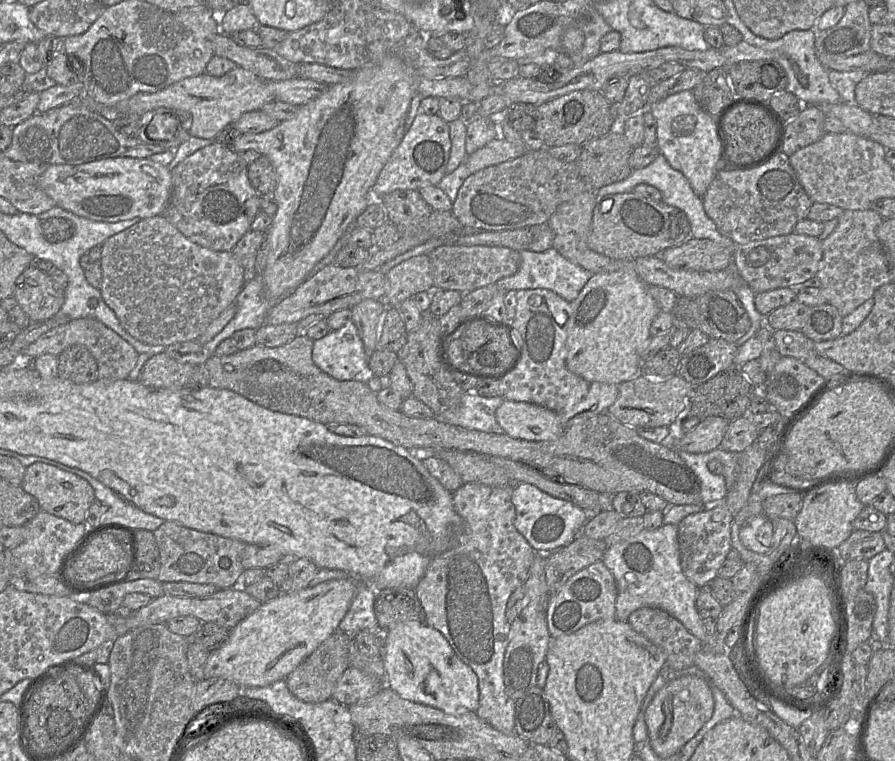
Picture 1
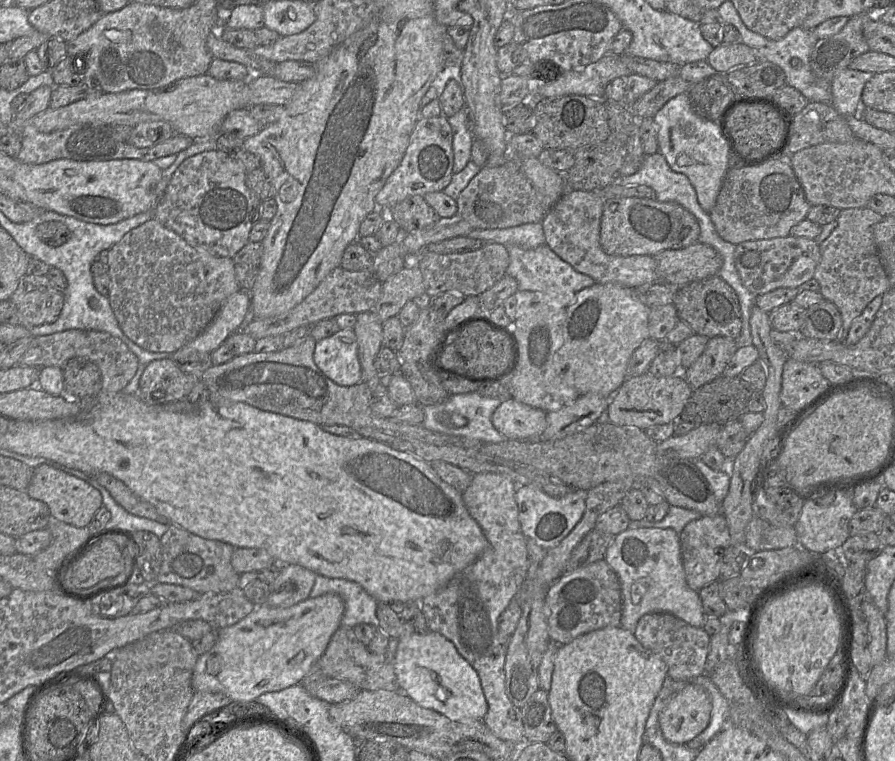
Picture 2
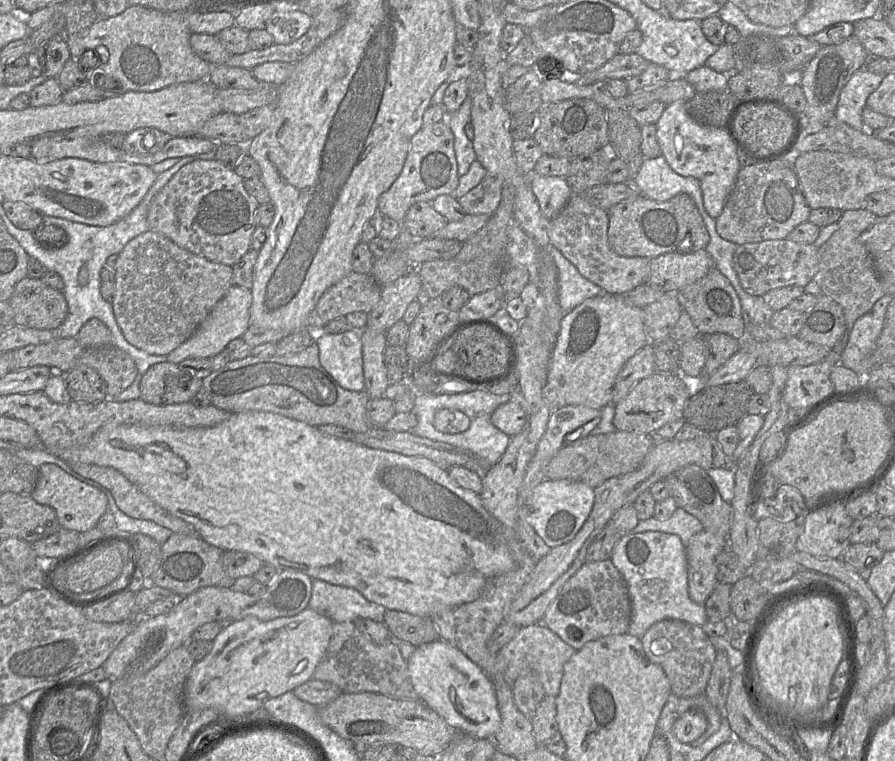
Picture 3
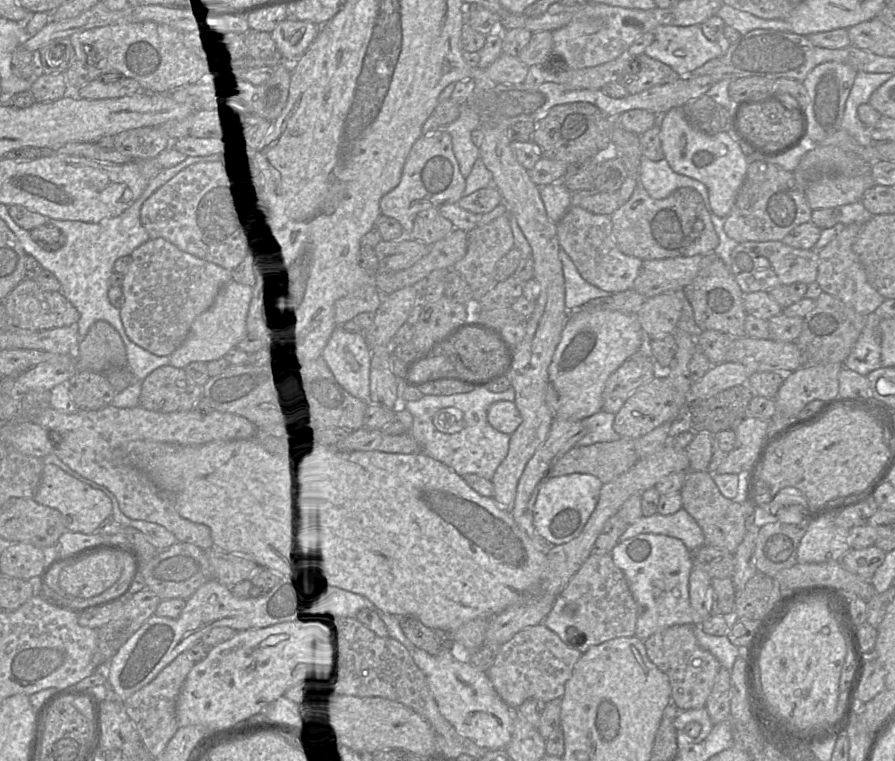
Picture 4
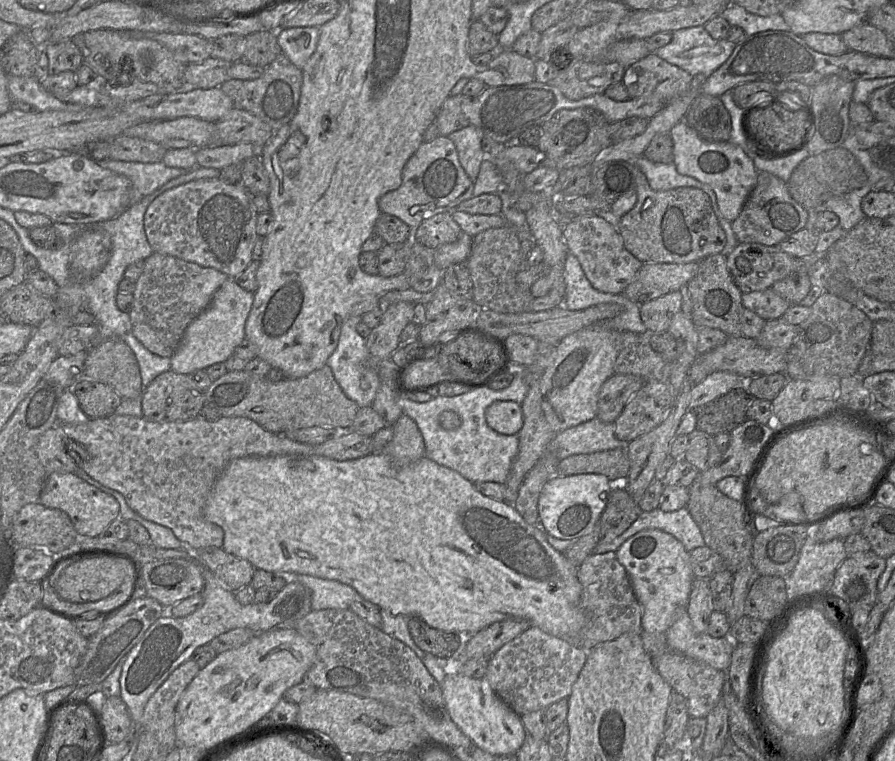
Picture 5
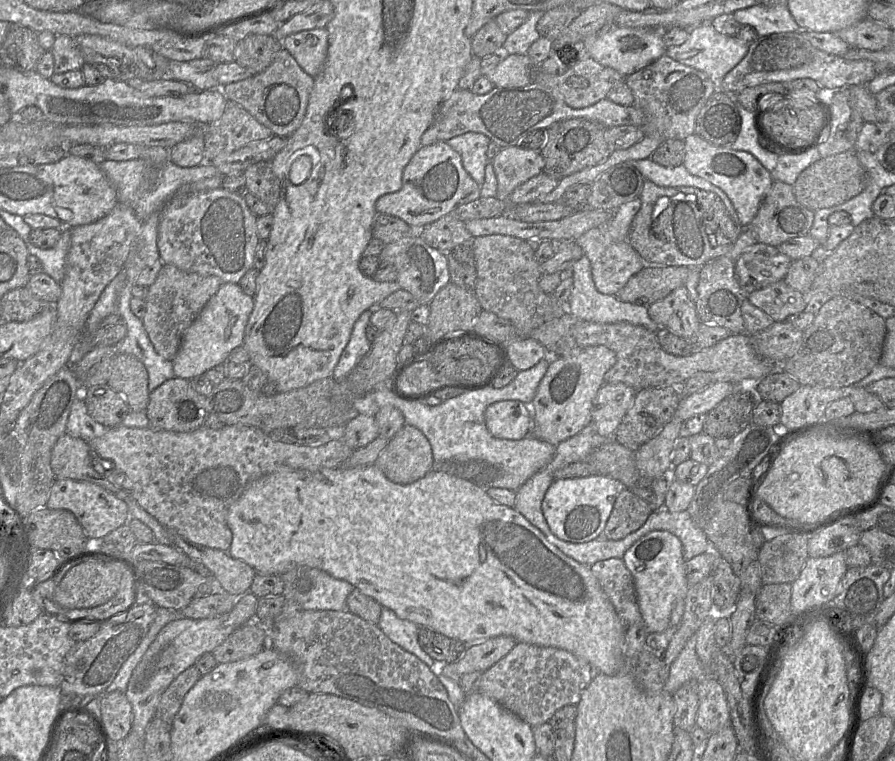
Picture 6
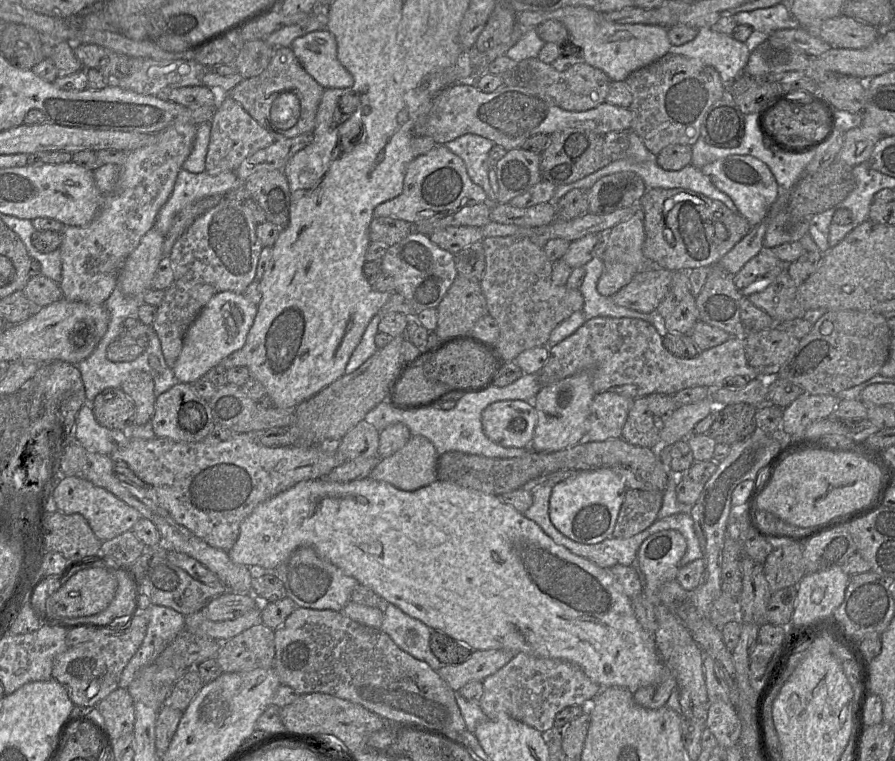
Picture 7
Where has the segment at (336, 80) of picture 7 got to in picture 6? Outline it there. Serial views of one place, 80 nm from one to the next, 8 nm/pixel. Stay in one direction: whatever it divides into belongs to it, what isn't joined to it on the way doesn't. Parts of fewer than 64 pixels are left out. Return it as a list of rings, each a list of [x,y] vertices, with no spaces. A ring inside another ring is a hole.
[[[326,28],[306,30],[284,38],[282,48],[289,51],[300,67],[315,78],[325,66],[328,37]]]

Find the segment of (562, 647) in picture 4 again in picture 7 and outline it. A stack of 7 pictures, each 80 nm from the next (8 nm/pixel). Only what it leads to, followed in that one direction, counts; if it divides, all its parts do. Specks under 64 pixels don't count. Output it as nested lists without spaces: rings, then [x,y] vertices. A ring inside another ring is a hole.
[[[517,653],[502,668],[483,680],[483,695],[479,703],[483,712],[490,719],[510,716],[543,733],[554,726],[555,716],[558,712],[567,706],[581,706],[585,701],[593,700],[601,689],[580,667],[570,662]]]

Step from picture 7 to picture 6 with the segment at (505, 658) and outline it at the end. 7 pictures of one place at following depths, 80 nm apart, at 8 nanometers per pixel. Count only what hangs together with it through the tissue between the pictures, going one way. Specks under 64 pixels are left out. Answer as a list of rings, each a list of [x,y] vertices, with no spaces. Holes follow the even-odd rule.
[[[497,636],[471,644],[458,661],[444,666],[443,674],[453,680],[460,680],[470,672],[485,672],[505,657],[516,643],[518,642],[512,637]]]

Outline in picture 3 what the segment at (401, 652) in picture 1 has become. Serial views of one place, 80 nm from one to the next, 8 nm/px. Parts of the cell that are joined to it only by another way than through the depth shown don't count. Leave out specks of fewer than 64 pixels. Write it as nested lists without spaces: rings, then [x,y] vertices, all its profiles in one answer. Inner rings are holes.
[[[442,639],[416,647],[407,662],[411,682],[423,703],[458,731],[494,741],[501,715],[493,684],[477,664]]]

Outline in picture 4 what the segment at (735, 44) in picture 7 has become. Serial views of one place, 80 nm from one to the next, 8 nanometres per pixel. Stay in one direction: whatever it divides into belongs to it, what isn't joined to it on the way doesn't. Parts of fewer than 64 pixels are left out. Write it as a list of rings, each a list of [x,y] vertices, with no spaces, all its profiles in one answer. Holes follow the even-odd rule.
[[[661,25],[651,31],[654,41],[645,49],[644,54],[670,66],[680,76],[691,76],[690,74],[707,61],[721,57],[730,45],[722,42],[710,41],[702,32],[700,25],[691,26],[669,26]]]

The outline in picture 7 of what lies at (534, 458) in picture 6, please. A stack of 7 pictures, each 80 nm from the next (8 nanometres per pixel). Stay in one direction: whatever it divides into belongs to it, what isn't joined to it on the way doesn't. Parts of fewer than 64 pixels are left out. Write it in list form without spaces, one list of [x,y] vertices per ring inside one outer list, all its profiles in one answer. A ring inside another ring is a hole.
[[[524,374],[505,387],[492,385],[480,392],[463,394],[455,406],[448,410],[438,408],[437,406],[414,411],[403,411],[392,407],[384,400],[366,414],[365,420],[374,425],[379,432],[391,424],[403,423],[409,428],[411,435],[421,435],[429,439],[435,446],[439,456],[449,451],[461,451],[488,458],[505,459],[521,457],[530,448],[504,447],[496,444],[485,435],[481,420],[482,412],[488,405],[496,401],[523,400],[533,402],[540,389],[541,384],[538,374]]]

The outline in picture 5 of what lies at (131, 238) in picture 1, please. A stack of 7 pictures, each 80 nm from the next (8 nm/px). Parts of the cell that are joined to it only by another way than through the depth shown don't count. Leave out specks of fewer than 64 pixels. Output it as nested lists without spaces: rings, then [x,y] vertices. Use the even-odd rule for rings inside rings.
[[[153,252],[143,261],[143,271],[133,291],[133,306],[129,312],[133,334],[152,353],[170,358],[188,325],[208,307],[214,293],[228,279],[228,275],[214,268],[202,267],[174,256]]]

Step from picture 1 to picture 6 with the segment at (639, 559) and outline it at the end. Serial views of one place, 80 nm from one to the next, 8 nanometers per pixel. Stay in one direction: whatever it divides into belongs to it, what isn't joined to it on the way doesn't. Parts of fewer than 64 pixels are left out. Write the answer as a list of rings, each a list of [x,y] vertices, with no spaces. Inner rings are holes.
[[[651,531],[635,541],[625,552],[622,560],[633,577],[640,613],[648,634],[665,631],[670,625],[673,605],[677,600],[684,599],[689,589],[685,573],[684,550],[680,539],[668,531]]]

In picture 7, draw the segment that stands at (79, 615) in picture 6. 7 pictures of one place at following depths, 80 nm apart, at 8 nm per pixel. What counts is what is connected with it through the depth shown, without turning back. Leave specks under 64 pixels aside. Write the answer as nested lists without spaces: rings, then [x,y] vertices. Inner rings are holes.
[[[111,571],[111,573],[117,580],[117,589],[113,600],[105,610],[92,616],[63,619],[76,623],[75,626],[105,627],[114,623],[120,626],[125,625],[137,610],[134,587],[124,572]]]

